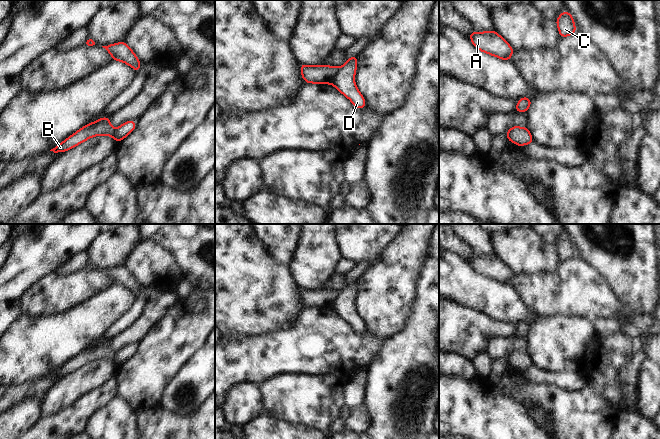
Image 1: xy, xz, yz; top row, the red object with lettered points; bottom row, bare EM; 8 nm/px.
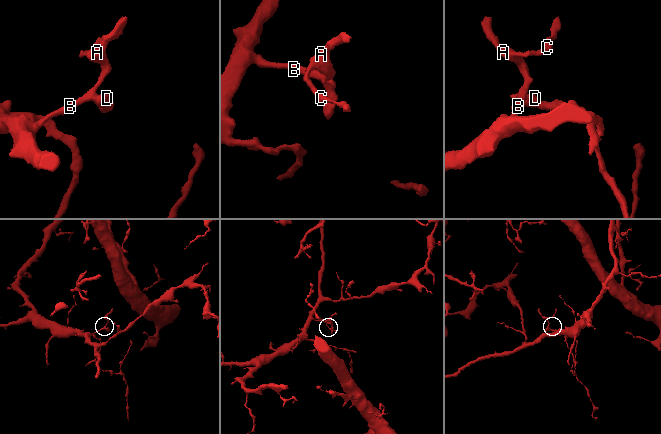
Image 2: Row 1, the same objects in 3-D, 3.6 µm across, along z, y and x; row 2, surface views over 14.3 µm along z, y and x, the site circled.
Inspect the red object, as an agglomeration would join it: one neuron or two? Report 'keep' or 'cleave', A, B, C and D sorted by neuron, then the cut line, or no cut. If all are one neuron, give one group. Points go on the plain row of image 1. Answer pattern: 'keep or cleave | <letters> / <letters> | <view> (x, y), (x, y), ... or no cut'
cleave | A B C / D | xz (338, 292), (330, 306)

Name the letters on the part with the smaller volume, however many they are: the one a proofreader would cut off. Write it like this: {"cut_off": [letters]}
{"cut_off": ["D"]}

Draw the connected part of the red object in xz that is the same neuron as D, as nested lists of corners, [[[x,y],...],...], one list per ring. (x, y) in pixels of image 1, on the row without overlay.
[[[357,280],[350,281],[343,290],[338,292],[331,308],[344,320],[351,324],[356,332],[365,332],[366,326],[356,311],[354,301],[357,293]]]

